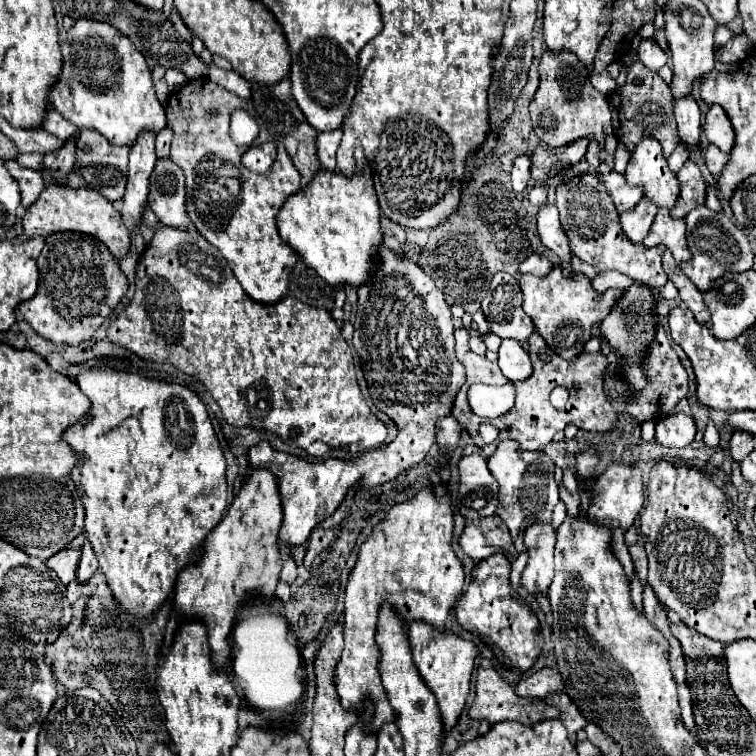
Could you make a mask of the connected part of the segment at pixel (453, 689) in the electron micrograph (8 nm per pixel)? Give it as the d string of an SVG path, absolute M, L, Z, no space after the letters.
M410 622L408 626L408 636L414 652L414 664L428 684L428 688L436 694L438 706L442 712L442 722L444 730L456 724L468 696L470 688L470 676L474 668L474 658L476 658L476 644L470 640L464 640L462 636L450 632L450 630L434 630L428 622Z

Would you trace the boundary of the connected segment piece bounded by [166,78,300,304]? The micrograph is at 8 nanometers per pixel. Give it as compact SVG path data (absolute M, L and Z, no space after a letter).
M210 78L188 80L168 98L166 118L174 132L170 158L184 170L186 210L192 224L222 252L252 300L274 304L288 294L288 276L296 264L294 250L278 234L276 214L284 200L300 190L300 174L280 142L276 160L268 172L256 174L242 164L242 154L248 148L236 146L228 134L230 114L236 108L248 114L254 110L248 100L228 92Z

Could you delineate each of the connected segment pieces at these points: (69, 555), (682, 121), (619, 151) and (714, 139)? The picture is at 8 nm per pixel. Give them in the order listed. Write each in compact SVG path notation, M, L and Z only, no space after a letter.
M80 534L78 538L74 538L74 542L70 542L70 546L66 546L66 550L50 556L44 562L48 568L52 568L58 574L58 578L64 584L70 584L72 580L76 580L76 568L82 554L82 542L84 542L84 536Z
M692 96L690 98L674 98L672 106L674 106L674 118L678 124L680 138L690 150L700 140L700 108Z
M620 142L618 148L616 148L616 152L614 152L614 170L624 174L624 168L626 168L626 164L628 164L628 158L630 158L630 154L626 154L626 148L624 148L622 142Z
M710 106L704 118L704 134L710 144L718 146L722 152L730 152L734 146L734 130L732 124L722 110L722 106Z

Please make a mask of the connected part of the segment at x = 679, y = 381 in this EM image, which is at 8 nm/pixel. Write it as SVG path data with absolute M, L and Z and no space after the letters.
M658 326L658 332L656 332L656 338L650 346L650 352L646 356L646 376L650 378L650 386L646 386L644 390L632 390L634 394L634 400L628 404L628 412L638 418L638 422L644 422L648 418L662 418L664 414L668 414L670 410L676 408L676 404L688 394L688 374L678 358L678 354L672 350L670 342L668 342L668 336L664 332L662 326Z

